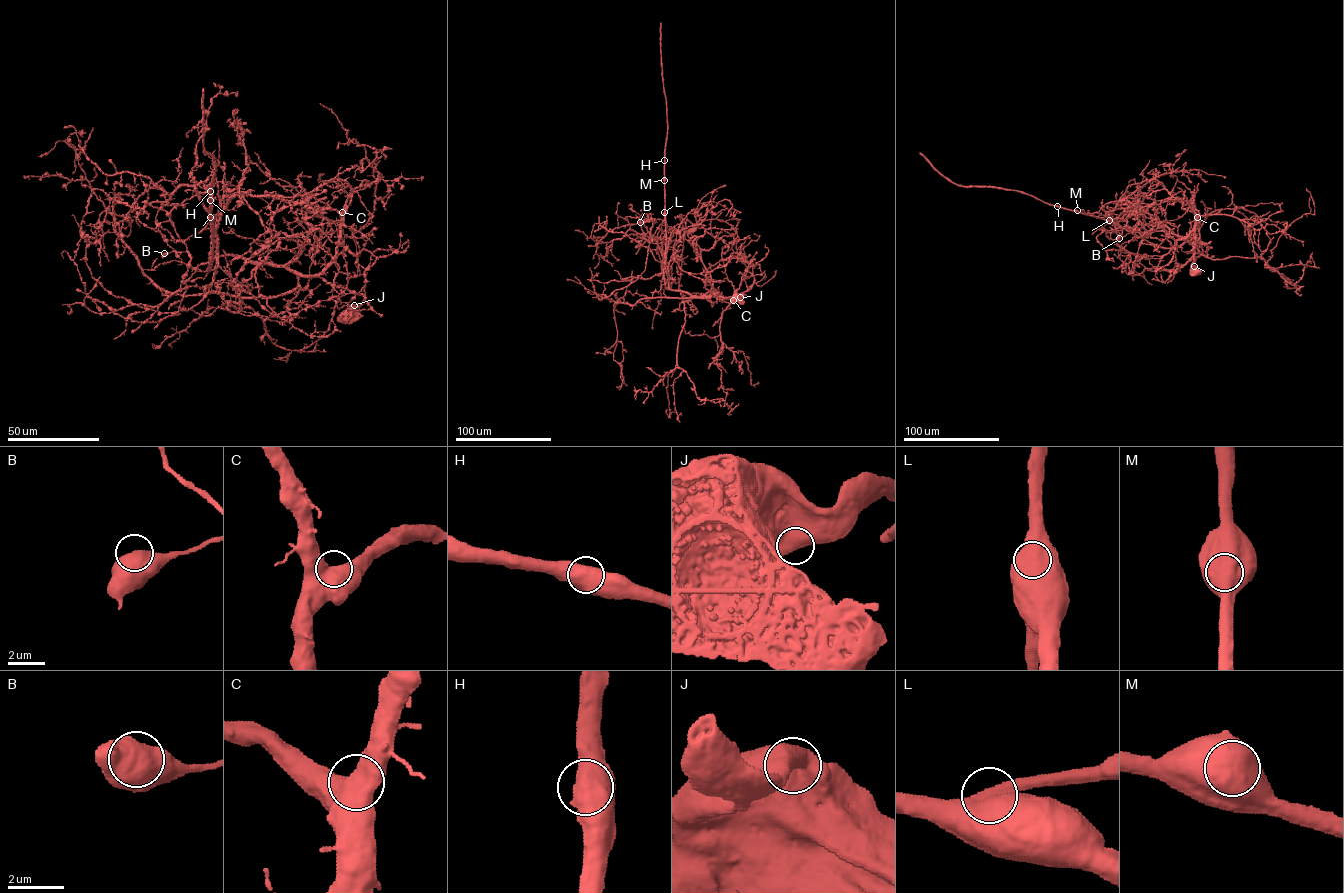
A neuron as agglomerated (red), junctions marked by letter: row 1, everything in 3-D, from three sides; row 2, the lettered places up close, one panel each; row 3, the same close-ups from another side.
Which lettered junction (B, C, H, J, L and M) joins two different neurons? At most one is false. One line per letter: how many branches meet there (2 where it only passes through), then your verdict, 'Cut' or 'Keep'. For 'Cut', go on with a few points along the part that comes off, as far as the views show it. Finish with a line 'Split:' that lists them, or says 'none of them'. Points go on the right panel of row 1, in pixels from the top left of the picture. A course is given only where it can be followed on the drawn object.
B: Branches: 1. Keep
C: Branches: 1. Keep
H: Branches: 1. Keep
J: Branches: 1. Keep
L: Branches: 1. Keep
M: Branches: 1. Keep
Split: none of them

